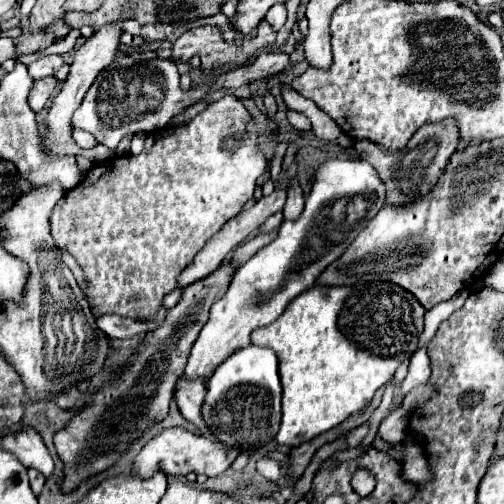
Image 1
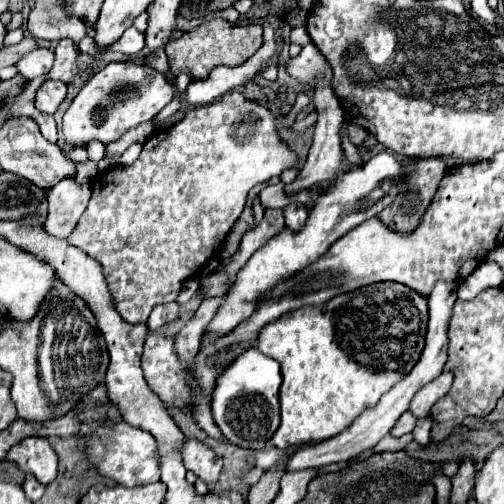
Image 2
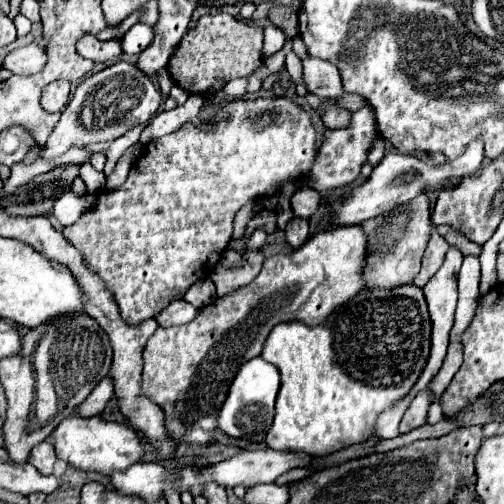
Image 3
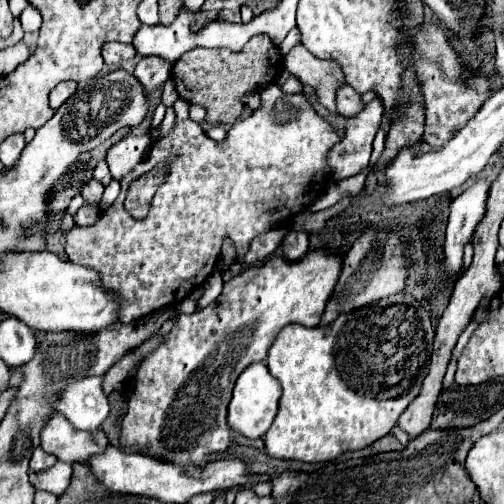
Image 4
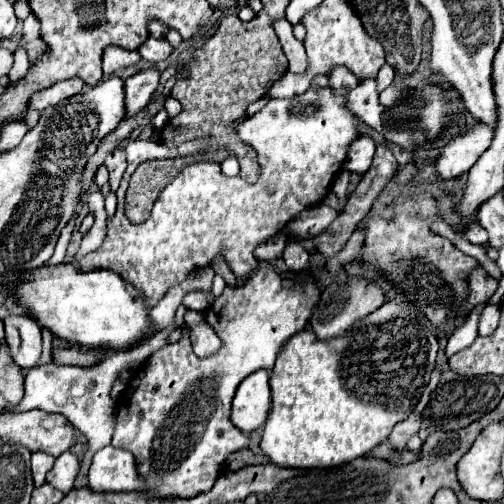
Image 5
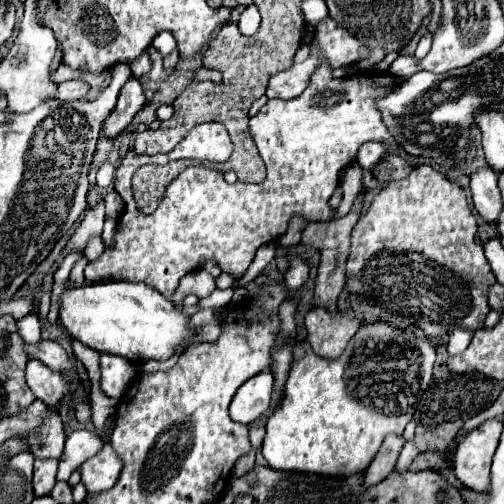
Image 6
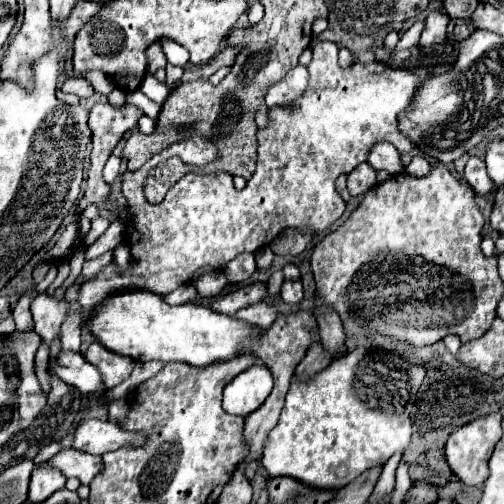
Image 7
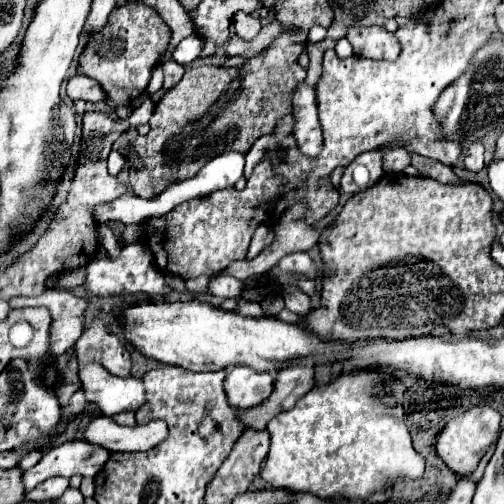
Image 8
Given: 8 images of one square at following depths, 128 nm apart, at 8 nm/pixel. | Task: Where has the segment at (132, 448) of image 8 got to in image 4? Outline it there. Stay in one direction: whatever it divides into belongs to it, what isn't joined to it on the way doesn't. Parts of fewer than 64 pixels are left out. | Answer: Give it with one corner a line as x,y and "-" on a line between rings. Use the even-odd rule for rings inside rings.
56,462
48,470
40,470
40,472
32,470
30,472
30,484
36,490
46,490
50,494
60,496
68,488
70,476
72,476
72,466
64,464
64,462

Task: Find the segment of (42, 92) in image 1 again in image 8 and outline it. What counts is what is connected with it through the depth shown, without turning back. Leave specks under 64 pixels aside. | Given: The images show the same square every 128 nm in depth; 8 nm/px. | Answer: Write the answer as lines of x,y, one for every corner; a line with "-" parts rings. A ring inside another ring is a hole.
76,74
68,80
68,96
72,100
86,100
86,102
102,102
104,96
104,88
100,88
100,84
96,84
96,80

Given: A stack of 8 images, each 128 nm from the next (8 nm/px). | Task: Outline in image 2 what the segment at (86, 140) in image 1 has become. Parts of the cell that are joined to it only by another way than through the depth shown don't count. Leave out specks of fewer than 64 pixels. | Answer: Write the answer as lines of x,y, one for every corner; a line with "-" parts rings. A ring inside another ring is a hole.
92,140
86,144
86,152
88,152
88,158
94,160
94,162
100,162
104,158
104,144
98,142
98,140

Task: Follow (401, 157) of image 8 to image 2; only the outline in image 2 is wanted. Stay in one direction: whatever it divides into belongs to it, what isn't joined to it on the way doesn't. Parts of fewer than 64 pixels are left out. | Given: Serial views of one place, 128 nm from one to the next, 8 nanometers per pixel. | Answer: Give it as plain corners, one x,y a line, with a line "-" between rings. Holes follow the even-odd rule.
320,74
316,78
316,84
314,84
314,94
312,94
312,106
316,108
318,112
318,122
316,122
316,132
314,132
314,144
308,152
308,158
298,174
298,178
292,182
292,184
286,184
284,186
284,192
290,196
290,194
296,194
304,188
310,188
314,184
322,184
322,182
332,182
338,174
342,174
342,160
344,160
344,152
342,152
342,144
340,144
340,126
343,123
343,109
340,106
340,101
335,96
331,80
328,80
328,76

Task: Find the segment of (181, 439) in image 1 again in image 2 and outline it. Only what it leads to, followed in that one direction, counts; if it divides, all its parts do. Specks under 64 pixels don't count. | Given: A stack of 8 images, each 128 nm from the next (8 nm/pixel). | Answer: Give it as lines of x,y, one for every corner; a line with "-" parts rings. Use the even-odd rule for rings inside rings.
126,422
100,426
94,432
94,436
86,442
86,450
90,460
96,464
98,472
106,478
116,480
118,484
140,486
160,480
160,454
158,454
156,438
142,428
134,428
-
184,438
180,452
186,470
192,470
210,488
214,488
218,482
218,474
222,470
222,458
210,446
206,446
196,438

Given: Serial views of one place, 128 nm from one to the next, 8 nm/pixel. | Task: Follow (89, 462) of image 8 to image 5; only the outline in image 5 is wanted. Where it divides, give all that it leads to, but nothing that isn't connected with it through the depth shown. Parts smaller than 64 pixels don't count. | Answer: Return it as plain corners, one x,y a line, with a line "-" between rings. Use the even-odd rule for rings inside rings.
106,446
98,450
90,464
90,488
98,492
136,492
144,488
132,452

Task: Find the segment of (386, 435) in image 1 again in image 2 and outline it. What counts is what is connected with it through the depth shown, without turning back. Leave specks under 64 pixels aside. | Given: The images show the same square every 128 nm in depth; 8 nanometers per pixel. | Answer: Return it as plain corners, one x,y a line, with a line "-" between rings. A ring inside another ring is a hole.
404,412
404,414
400,416
400,420
396,422
396,426
390,430
390,434
392,434
394,438
400,438
400,436
404,436
404,434
410,434
412,428
414,428
414,424
416,424
416,418
414,418
410,412

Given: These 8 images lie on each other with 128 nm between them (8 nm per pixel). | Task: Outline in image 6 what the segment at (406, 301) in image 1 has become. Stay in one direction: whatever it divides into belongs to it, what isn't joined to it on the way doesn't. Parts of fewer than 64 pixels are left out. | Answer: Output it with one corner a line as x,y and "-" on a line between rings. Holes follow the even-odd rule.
378,318
360,326
352,336
340,358
320,358
310,350
306,340
298,340
292,350
292,366
284,384
284,398
266,424
266,436
262,454
266,462
276,470
316,472
324,476
350,476
368,468
376,456
382,440
388,434
402,434
408,420
414,416
418,394
428,388
432,368
436,360
436,348
420,332
412,334
392,326
386,318

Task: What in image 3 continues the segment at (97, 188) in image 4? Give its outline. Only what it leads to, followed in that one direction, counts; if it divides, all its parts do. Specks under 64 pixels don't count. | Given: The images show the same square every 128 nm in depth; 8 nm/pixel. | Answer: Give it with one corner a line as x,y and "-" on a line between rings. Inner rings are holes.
88,162
81,165
80,176
82,176
82,180
86,182
88,192
92,192
92,194
98,194
98,192
104,188
104,184
106,184
106,176
104,176
104,172
94,170

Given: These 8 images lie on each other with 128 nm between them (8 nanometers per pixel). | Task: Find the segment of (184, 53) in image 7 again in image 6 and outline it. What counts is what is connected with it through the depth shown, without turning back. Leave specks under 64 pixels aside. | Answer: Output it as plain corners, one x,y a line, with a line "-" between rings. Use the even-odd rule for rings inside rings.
160,32
160,34
154,38
152,46
158,48
164,56
168,56
168,54
176,48
176,40
174,40
174,36
172,36
170,32

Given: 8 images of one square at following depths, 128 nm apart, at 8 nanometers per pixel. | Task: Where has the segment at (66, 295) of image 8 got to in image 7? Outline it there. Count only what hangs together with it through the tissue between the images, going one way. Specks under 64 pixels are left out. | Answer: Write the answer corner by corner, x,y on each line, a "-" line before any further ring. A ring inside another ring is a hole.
316,40
310,44
312,50
312,62
308,64
310,82
308,90
296,98
288,106
274,106
268,110
268,124
266,128
258,128
258,166
254,176
246,182
242,190
236,190
226,176
226,172
216,172
208,176
200,174
186,174
182,176
166,194
166,198
160,204
148,204
144,200
144,184
150,169
156,164
178,156
186,164
210,164
218,160
218,148
210,138
190,136
182,142
176,142
162,150
160,154
154,154
142,168
136,172
126,170
122,174
122,194
130,208
134,208
134,220
132,214
126,222
126,244
132,254
132,266
124,272
118,272
116,262
112,260
108,266
104,266
94,278
86,280
80,290
80,306
82,316
86,318
90,310
104,300
106,294
112,294
120,288
142,288
170,294
182,284
192,282
194,272
204,266
212,266
222,270
232,258
236,258
242,252
256,252
262,246
268,246
282,230
286,228
298,228
298,230
314,230
322,232
328,226
332,226
346,210
344,200
334,190
334,182
340,174
352,172
358,164
362,164
372,148
372,144
388,140
392,142
400,154
408,154
412,150
412,142
398,130
398,112
402,112
410,100
412,92
420,86
422,80
428,76
436,76
440,72
446,72
452,68
450,64
440,66
420,66
414,70
392,70
386,64
352,64
348,68
338,66
338,48
334,42
328,40
-
40,294
32,300
32,316
34,316
34,332
40,334
48,344
52,344
52,340
56,336
60,336
60,326
66,318
66,300
56,300
54,296
46,296

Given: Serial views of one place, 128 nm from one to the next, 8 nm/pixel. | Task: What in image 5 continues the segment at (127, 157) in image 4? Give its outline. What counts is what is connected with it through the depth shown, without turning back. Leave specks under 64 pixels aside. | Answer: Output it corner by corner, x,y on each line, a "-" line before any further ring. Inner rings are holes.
116,148
116,150
112,150
108,156
106,156
106,168
108,168
108,172
110,172
110,190
112,192
116,192
118,190
118,186
120,186
120,180
122,180
122,174
124,174
124,170
126,170
126,152
124,152
124,148

